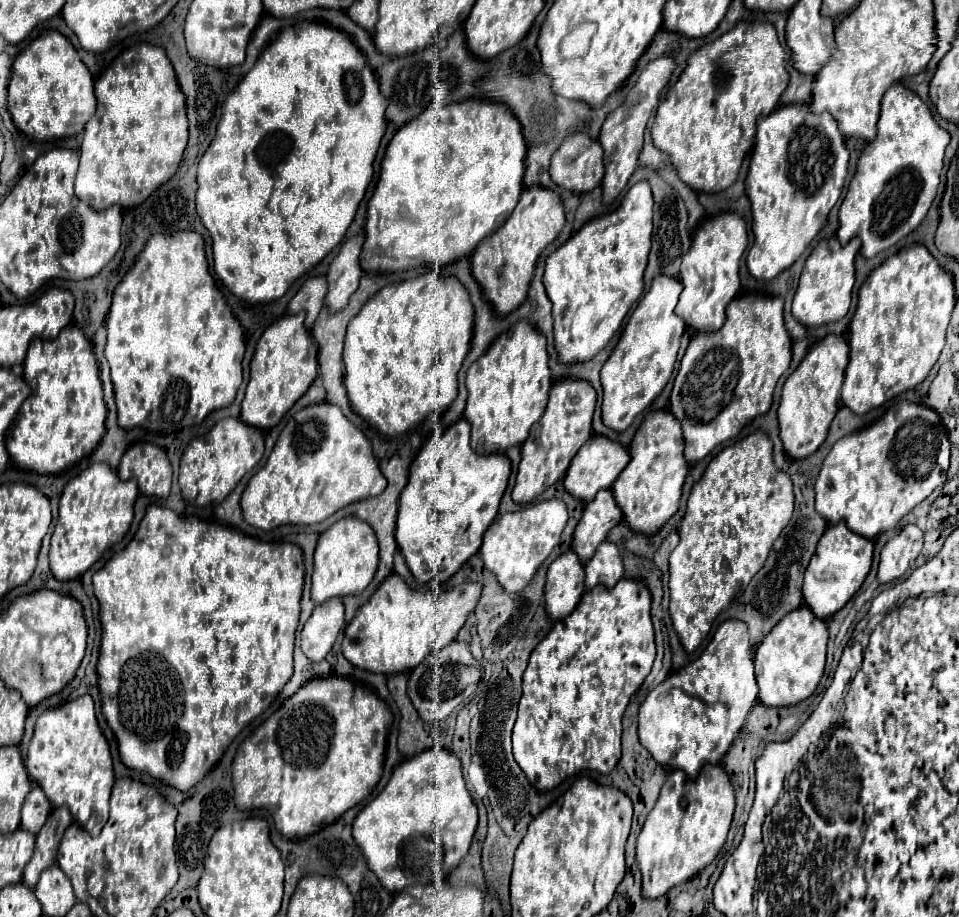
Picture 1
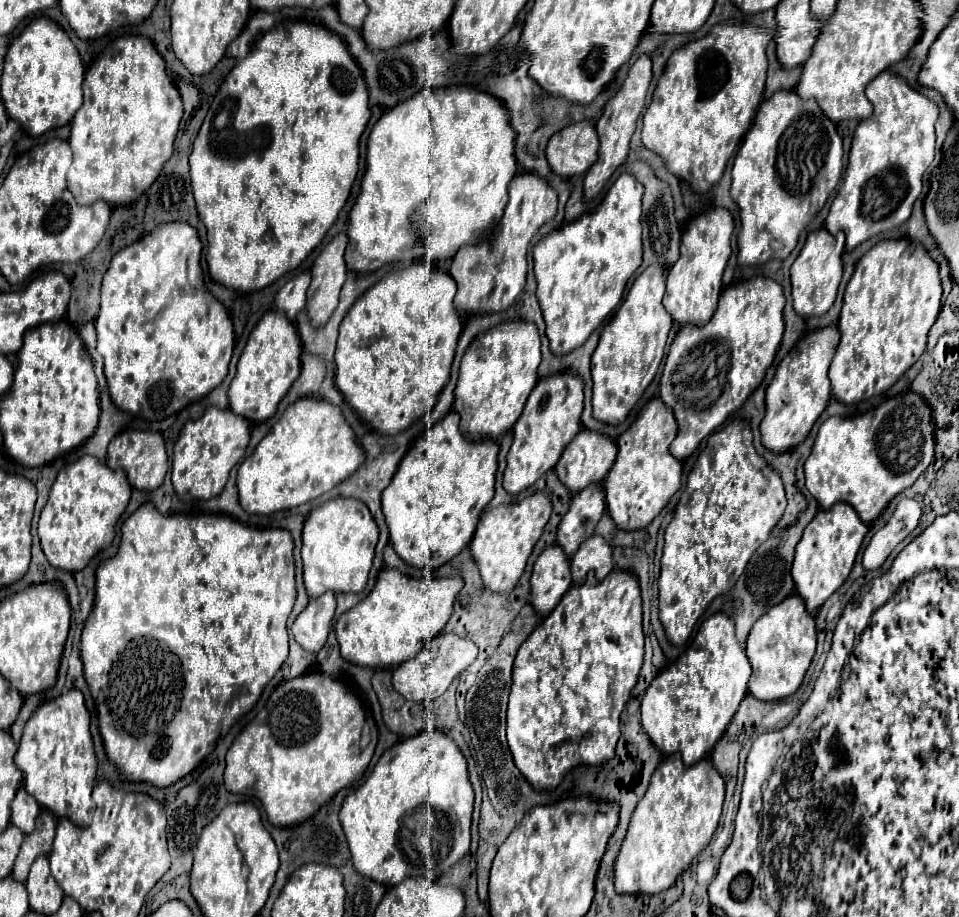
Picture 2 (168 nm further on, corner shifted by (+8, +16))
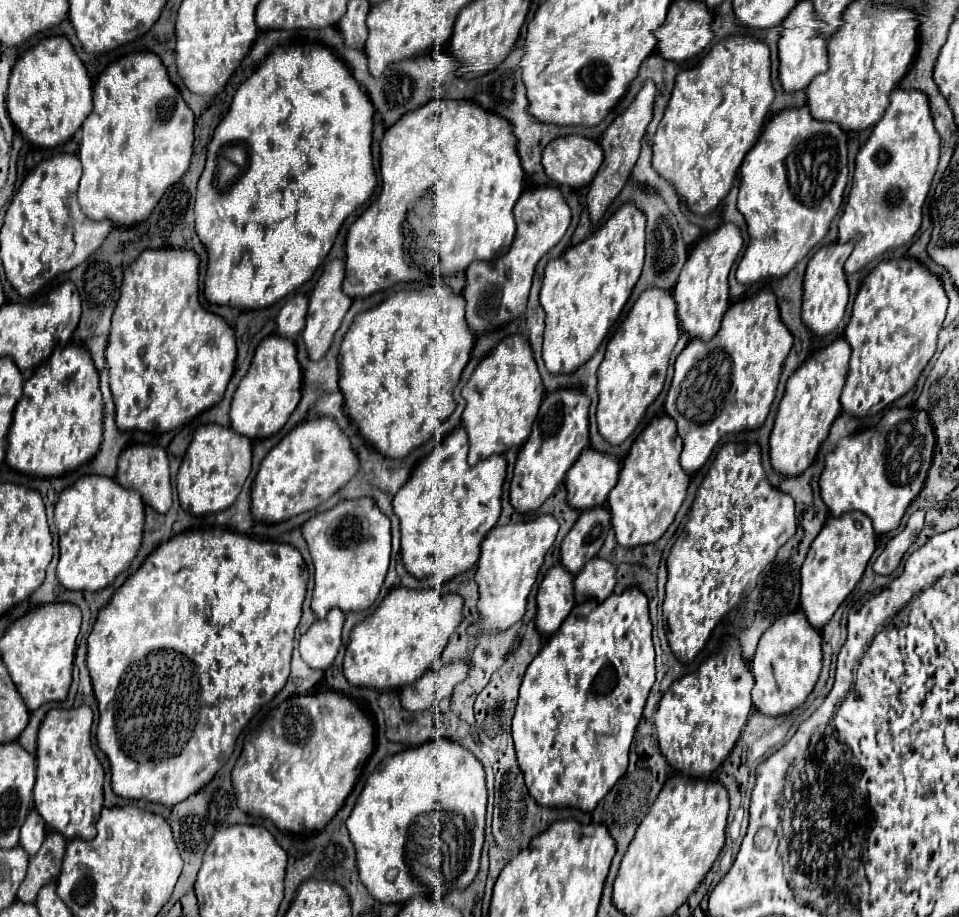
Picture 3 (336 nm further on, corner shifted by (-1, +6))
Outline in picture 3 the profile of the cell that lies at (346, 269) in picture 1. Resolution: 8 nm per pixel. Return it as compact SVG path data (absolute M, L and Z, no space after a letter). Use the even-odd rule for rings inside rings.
M334 258L324 266L322 276L318 278L312 294L310 294L310 306L308 306L308 314L306 314L306 328L302 332L302 338L306 342L308 354L312 360L320 360L326 350L332 344L332 338L336 334L336 330L342 324L344 314L348 312L352 298L342 290L342 282L344 282L344 260L342 258Z

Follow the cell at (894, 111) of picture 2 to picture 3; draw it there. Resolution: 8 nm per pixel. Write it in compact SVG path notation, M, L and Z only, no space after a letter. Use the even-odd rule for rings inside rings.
M896 88L890 94L890 106L860 148L852 190L838 222L838 242L852 242L854 252L844 264L846 274L858 272L876 256L890 248L906 244L920 228L922 204L940 158L942 140L930 118L930 102L918 90Z

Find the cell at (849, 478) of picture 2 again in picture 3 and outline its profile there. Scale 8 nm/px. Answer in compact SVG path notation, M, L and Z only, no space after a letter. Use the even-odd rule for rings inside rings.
M912 406L892 408L884 414L884 418L872 430L858 432L838 440L836 448L826 456L826 466L820 476L820 496L824 504L828 506L830 514L842 516L846 512L858 510L872 520L876 534L886 534L890 530L896 530L900 526L900 520L908 504L918 496L918 492L924 486L926 474L932 464L932 456L934 456L934 444L936 444L936 436L934 436L928 414Z

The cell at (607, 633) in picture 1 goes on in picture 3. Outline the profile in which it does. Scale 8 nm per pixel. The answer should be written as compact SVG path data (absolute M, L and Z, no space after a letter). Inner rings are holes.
M630 586L622 594L608 596L586 616L580 614L578 604L532 660L520 686L516 714L512 718L512 736L530 796L550 808L576 806L584 812L594 810L626 772L628 750L652 684L654 646L648 598L636 586Z

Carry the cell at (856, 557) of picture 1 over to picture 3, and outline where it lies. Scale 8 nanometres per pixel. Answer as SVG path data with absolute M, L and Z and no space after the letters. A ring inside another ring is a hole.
M848 512L840 518L830 516L812 542L808 556L804 560L804 566L800 570L800 608L804 610L808 622L822 630L824 624L832 618L836 608L844 602L844 598L854 590L854 586L860 582L864 568L870 560L870 556L876 550L876 538L872 530L870 518L862 512Z

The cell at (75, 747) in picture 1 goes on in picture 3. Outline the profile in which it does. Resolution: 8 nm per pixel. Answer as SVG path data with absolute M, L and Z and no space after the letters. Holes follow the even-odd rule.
M84 704L70 710L52 708L38 732L34 806L46 826L64 834L64 838L92 840L96 836L96 822L102 810L104 768L92 750L90 728L92 708Z

